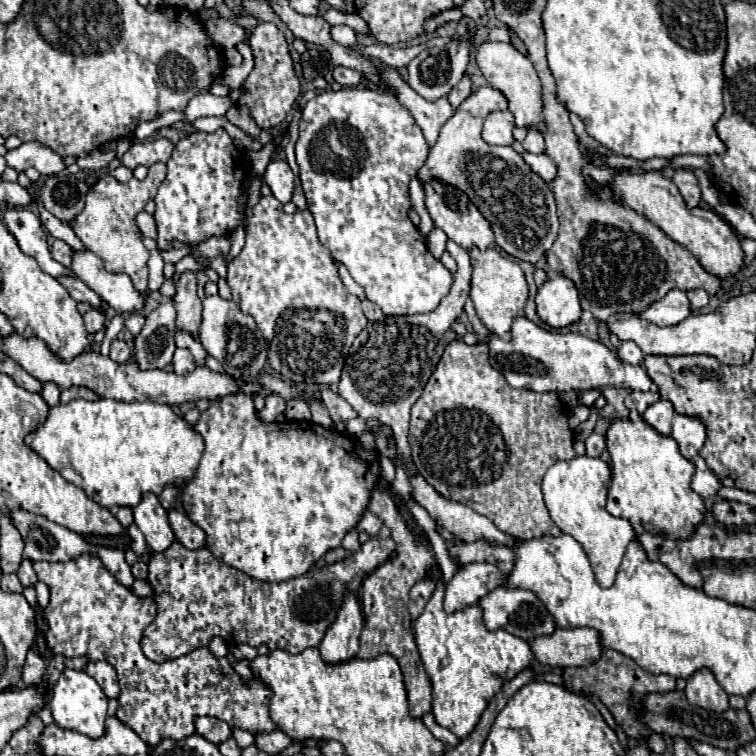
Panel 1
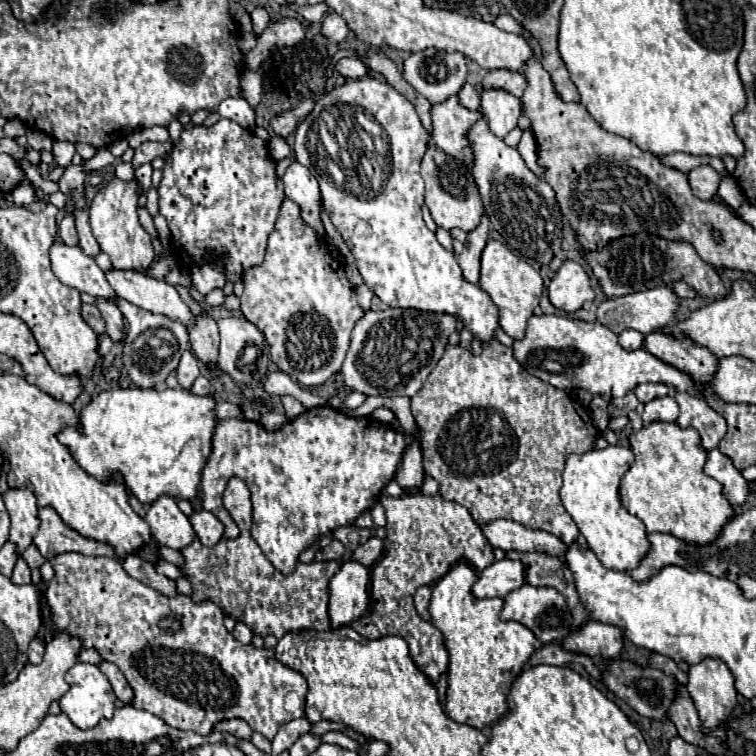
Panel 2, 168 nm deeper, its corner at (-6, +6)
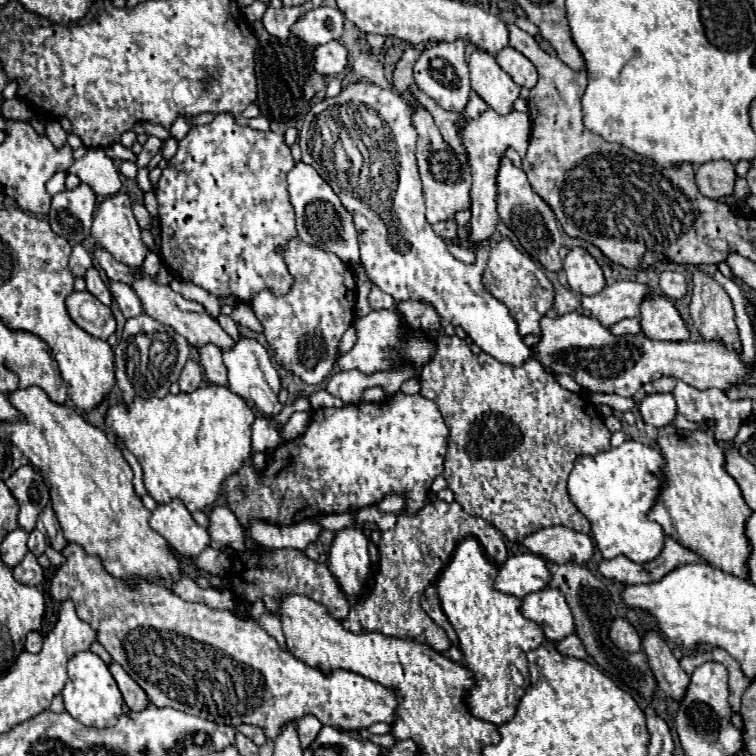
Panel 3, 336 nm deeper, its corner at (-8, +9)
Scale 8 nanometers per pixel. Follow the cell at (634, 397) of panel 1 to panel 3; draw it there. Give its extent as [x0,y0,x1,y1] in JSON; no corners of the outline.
[646,378,676,394]

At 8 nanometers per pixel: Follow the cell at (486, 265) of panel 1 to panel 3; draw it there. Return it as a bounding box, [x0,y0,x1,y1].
[482,238,556,336]

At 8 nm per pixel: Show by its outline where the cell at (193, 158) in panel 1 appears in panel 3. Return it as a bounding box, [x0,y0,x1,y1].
[154,114,296,302]

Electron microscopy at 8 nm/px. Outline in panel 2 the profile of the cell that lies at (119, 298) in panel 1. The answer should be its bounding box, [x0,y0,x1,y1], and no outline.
[106,269,194,327]

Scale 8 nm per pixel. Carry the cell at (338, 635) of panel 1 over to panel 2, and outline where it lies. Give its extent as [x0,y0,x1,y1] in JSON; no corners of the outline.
[330,561,370,629]

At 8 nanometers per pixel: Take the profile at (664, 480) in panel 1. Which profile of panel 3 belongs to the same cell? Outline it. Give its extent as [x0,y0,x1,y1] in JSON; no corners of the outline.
[648,424,752,580]

